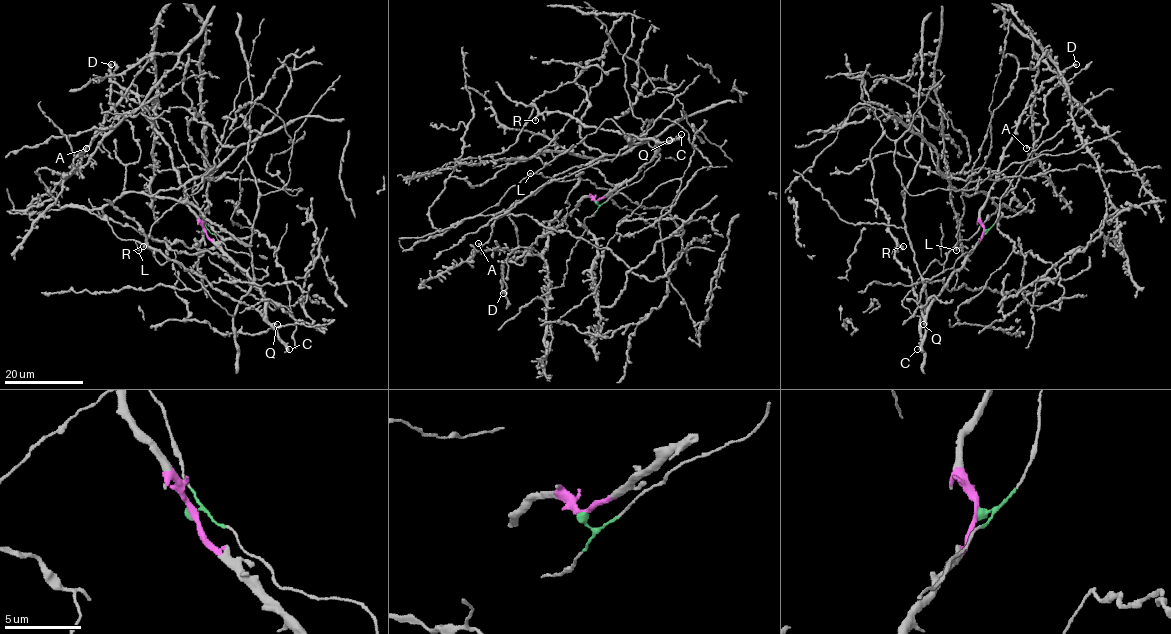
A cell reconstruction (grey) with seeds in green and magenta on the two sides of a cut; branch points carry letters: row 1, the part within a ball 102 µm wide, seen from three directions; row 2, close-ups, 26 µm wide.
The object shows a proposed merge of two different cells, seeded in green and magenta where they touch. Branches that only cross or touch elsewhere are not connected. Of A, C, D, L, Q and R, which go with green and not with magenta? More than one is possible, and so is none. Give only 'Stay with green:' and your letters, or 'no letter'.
Stay with green: A, L

